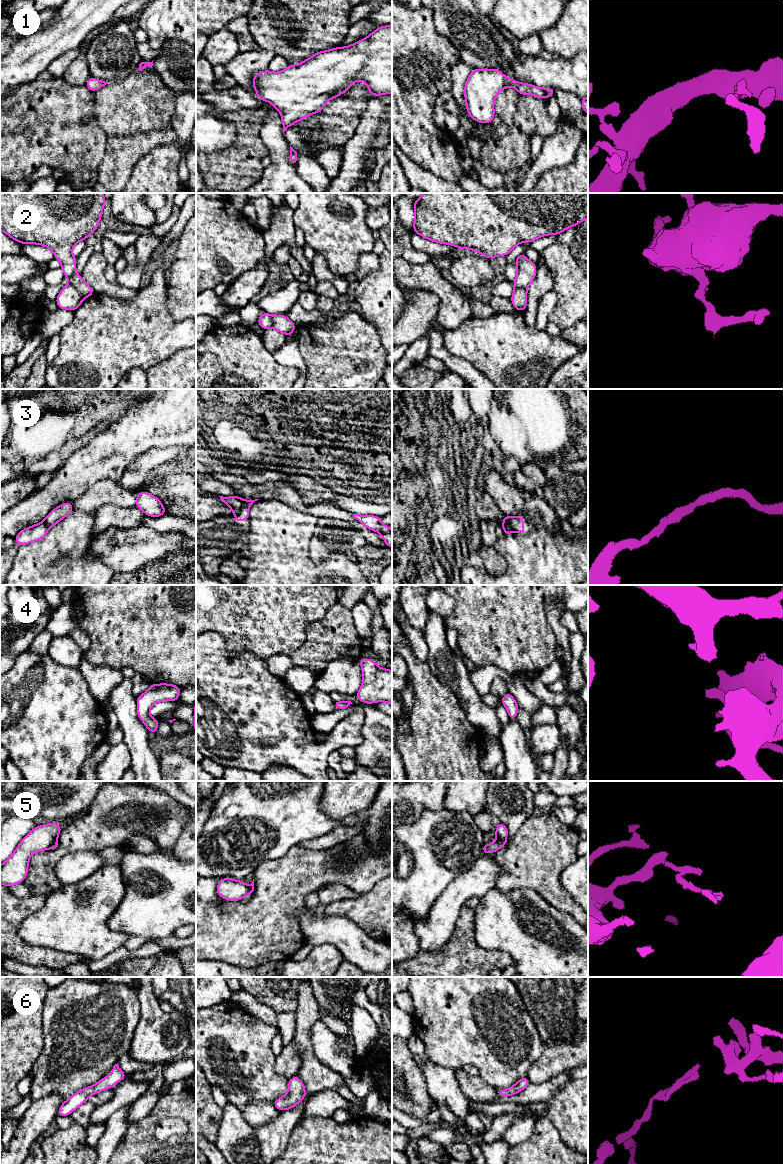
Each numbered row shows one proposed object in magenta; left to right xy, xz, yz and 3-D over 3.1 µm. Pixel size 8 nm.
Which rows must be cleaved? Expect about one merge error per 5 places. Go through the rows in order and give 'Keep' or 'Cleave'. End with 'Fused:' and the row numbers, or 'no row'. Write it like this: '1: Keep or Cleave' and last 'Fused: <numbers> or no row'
1: Keep
2: Cleave
3: Cleave
4: Keep
5: Cleave
6: Keep
Fused: 2, 3, 5

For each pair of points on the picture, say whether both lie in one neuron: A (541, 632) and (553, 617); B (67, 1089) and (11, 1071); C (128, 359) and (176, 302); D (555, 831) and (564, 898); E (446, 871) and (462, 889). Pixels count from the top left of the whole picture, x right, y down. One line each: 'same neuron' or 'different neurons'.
A: different neurons
B: different neurons
C: different neurons
D: same neuron
E: different neurons

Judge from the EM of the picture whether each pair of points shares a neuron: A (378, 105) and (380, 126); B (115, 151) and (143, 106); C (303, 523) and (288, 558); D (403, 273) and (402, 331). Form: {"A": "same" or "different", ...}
{"A": "same", "B": "same", "C": "same", "D": "different"}

